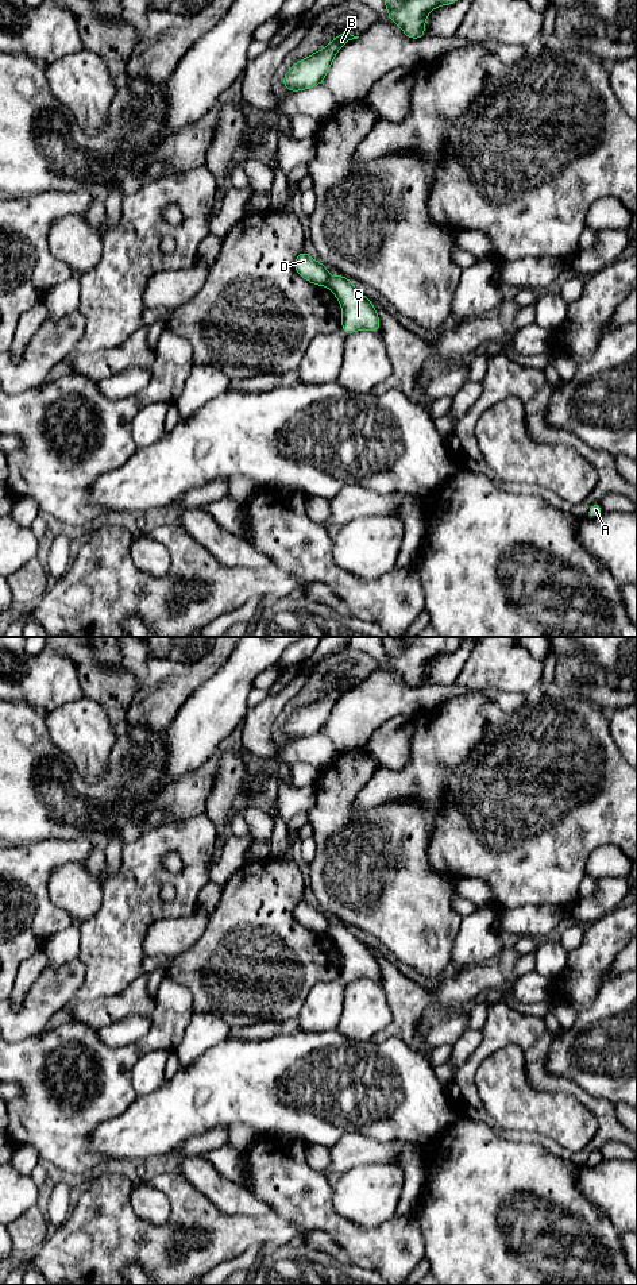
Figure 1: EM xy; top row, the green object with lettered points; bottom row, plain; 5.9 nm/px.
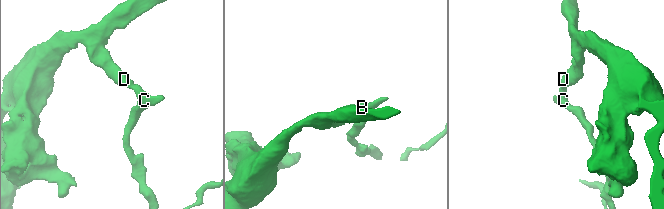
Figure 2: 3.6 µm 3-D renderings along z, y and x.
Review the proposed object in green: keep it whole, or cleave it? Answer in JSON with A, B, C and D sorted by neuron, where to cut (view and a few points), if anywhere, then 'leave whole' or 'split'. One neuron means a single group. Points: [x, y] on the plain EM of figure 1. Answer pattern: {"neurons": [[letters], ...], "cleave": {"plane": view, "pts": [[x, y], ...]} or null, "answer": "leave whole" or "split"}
{"neurons": [["A", "C"], ["B", "D"]], "cleave": {"plane": "xy", "pts": [[328, 925], [324, 933]]}, "answer": "split"}

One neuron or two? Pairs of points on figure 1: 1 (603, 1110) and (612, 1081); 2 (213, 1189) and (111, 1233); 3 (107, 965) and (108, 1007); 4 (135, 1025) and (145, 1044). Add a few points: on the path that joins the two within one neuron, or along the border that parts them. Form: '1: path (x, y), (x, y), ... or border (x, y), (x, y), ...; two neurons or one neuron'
1: border (578, 1085), (590, 1095), (603, 1098), (614, 1106); two neurons
2: border (180, 1173), (222, 1211), (228, 1214); two neurons
3: border (134, 979), (116, 995), (77, 1000); two neurons
4: border (150, 1017), (150, 1029), (141, 1038), (111, 1046); two neurons

